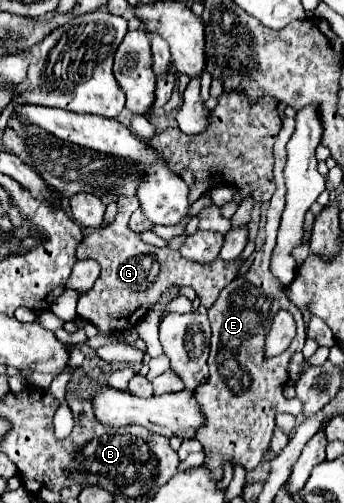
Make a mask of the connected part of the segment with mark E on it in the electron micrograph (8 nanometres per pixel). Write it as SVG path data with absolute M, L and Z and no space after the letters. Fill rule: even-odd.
M276 186L276 192L270 200L268 222L266 222L266 242L256 254L248 274L230 282L218 296L216 304L208 310L208 320L212 328L210 338L210 378L206 384L194 390L194 396L202 408L206 424L198 430L196 440L202 444L204 462L202 466L210 470L214 480L224 476L224 464L242 466L244 470L254 470L264 452L268 450L275 416L278 413L291 413L297 416L302 412L302 402L297 398L286 400L282 388L288 380L288 362L296 348L304 348L306 330L300 310L286 298L284 286L270 274L270 254L274 250L276 232L280 226L280 216L284 210L284 186ZM278 310L292 310L296 320L296 338L280 356L264 356L264 332L270 328L270 322Z

